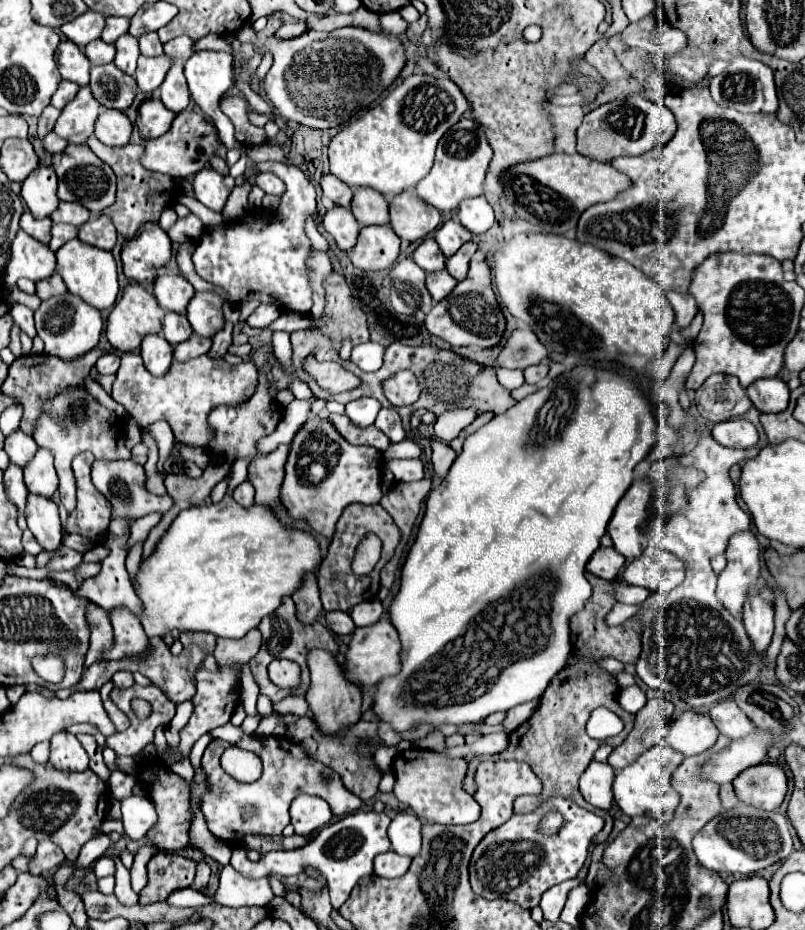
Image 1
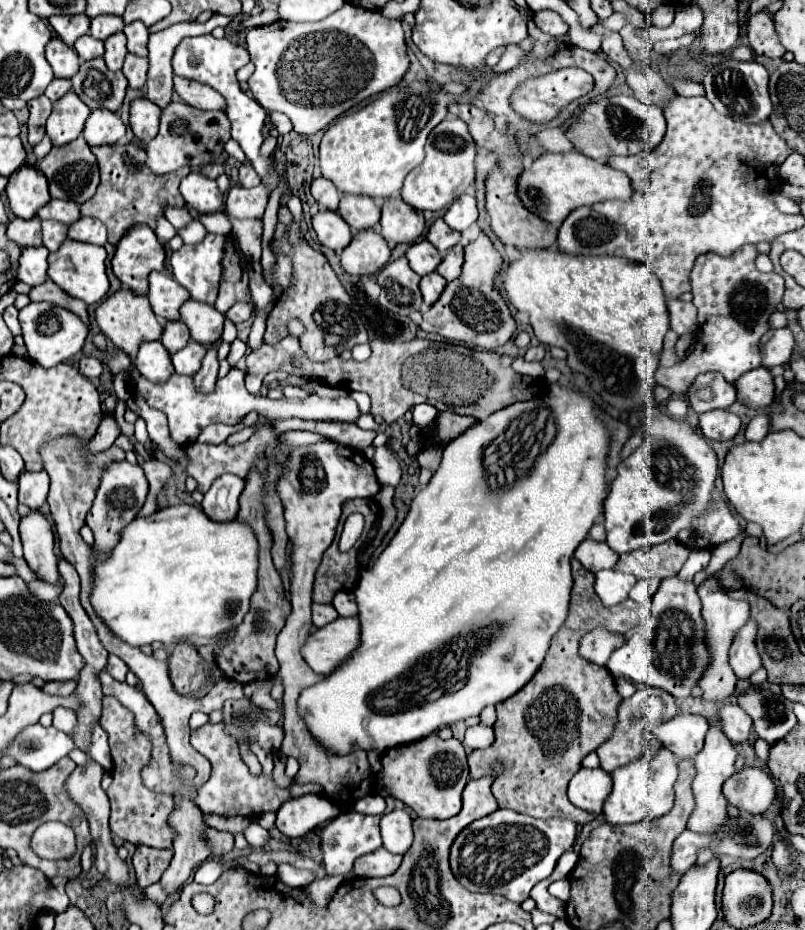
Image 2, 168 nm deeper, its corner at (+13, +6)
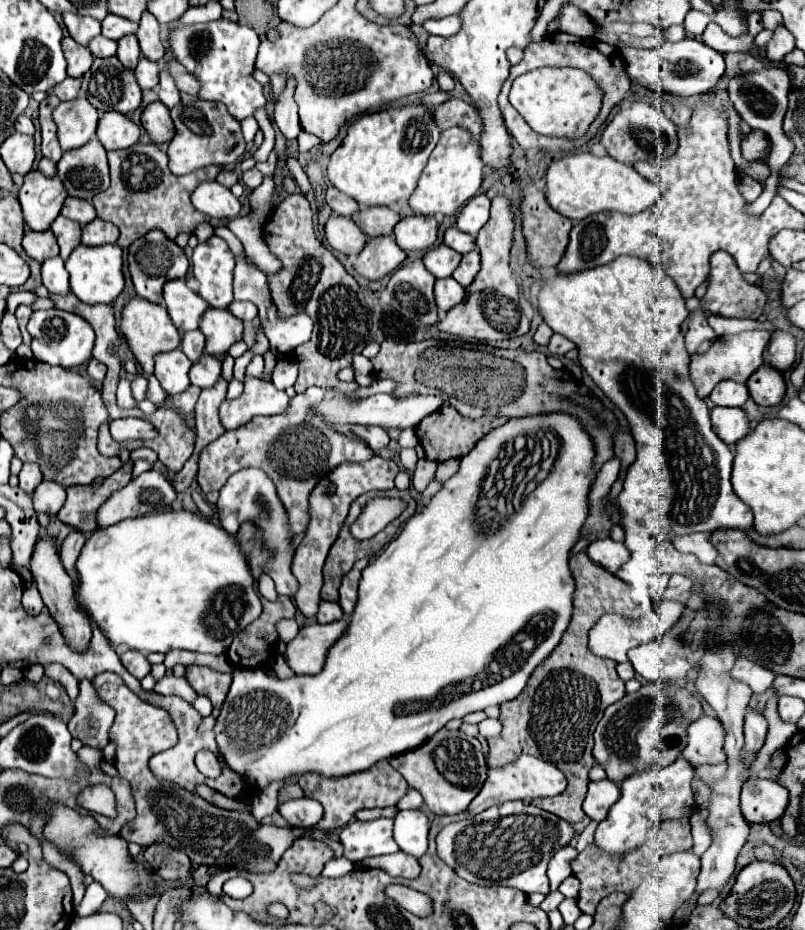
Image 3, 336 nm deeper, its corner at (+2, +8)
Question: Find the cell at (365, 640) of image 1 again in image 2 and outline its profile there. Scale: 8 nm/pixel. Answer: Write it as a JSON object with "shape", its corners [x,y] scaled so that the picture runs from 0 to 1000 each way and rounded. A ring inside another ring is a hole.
{"shape":[[[417,665],[388,680],[373,701],[393,725],[410,725],[445,695],[445,684],[445,665]]]}

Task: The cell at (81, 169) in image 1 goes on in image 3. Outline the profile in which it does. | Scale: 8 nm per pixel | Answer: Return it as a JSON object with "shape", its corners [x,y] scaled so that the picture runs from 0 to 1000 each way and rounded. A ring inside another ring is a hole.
{"shape":[[[116,148],[106,157],[81,163],[71,174],[71,189],[86,211],[103,215],[113,215],[118,209],[133,204],[135,178],[125,153]]]}

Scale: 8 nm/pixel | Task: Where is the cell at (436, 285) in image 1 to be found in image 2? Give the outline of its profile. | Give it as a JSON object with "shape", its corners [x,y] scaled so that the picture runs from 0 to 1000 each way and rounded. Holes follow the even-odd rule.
{"shape":[[[537,292],[534,297],[524,297],[522,312],[524,312],[529,329],[537,329],[547,320],[547,316],[549,316],[552,310],[554,310],[554,301],[544,292]]]}

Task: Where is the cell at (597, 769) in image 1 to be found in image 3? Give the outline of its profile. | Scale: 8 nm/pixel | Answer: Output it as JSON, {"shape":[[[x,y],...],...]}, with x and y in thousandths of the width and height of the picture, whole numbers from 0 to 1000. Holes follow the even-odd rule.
{"shape":[[[757,837],[744,841],[732,841],[724,871],[734,882],[747,884],[754,877],[757,869],[769,860],[769,856],[771,856],[769,843],[761,843]]]}

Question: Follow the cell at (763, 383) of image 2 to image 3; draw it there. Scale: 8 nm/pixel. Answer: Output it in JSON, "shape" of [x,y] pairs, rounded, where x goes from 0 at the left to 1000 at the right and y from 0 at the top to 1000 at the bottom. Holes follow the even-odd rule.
{"shape":[[[948,391],[928,409],[928,417],[930,417],[930,426],[938,430],[938,434],[965,437],[975,426],[975,406],[965,396]]]}

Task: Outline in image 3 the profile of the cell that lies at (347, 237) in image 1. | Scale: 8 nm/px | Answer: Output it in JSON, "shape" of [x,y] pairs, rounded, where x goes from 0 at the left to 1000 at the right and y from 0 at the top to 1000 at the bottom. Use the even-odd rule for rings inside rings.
{"shape":[[[419,230],[409,232],[409,237],[404,241],[404,254],[414,269],[426,271],[431,275],[446,273],[446,269],[456,260],[453,252],[448,252],[448,247],[443,247],[443,243],[436,234],[419,232]]]}

